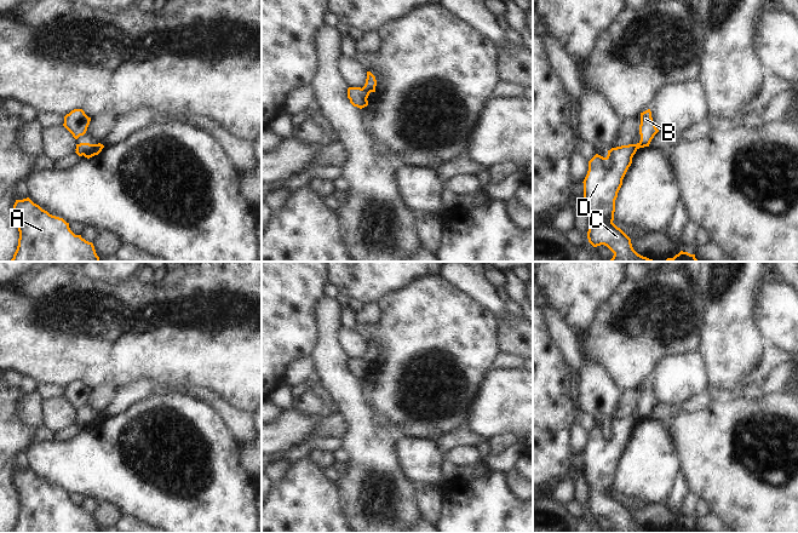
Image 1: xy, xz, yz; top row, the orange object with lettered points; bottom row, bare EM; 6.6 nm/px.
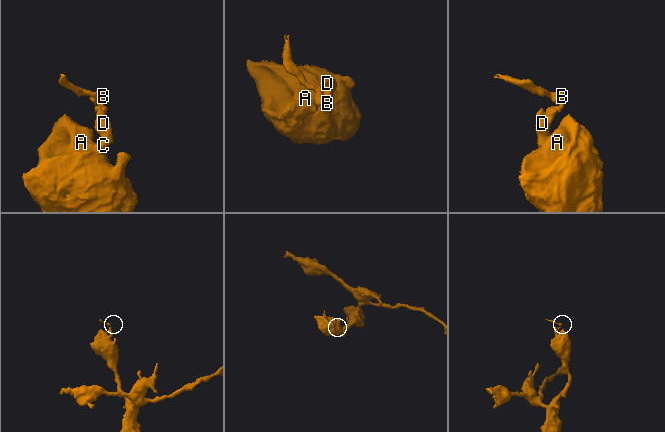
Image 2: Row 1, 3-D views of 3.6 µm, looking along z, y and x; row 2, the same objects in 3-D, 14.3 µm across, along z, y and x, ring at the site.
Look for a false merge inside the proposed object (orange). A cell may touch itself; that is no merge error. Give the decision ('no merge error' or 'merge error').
merge error

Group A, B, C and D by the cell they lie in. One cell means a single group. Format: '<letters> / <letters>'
A C D / B

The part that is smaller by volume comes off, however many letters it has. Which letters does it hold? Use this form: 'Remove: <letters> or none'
Remove: B

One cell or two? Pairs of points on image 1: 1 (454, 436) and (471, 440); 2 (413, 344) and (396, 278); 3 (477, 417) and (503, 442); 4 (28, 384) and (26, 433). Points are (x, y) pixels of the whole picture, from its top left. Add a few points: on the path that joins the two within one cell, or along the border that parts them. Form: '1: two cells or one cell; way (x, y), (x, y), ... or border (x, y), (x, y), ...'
1: one cell; way (458, 436), (468, 437)
2: two cells; border (424, 275), (397, 290), (385, 293), (377, 302)
3: two cells; border (520, 436), (501, 433), (488, 440)
4: two cells; border (18, 388), (23, 394)

